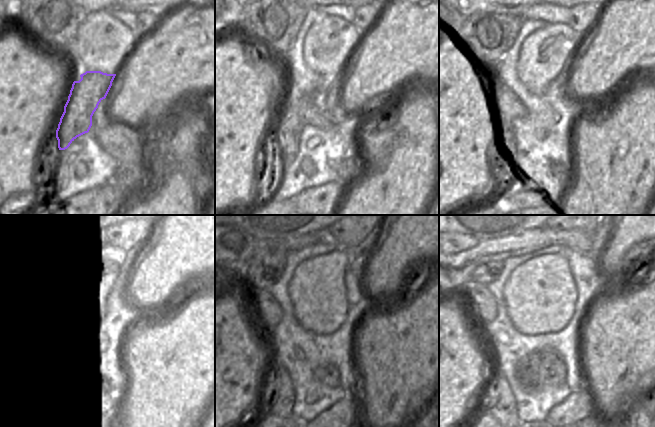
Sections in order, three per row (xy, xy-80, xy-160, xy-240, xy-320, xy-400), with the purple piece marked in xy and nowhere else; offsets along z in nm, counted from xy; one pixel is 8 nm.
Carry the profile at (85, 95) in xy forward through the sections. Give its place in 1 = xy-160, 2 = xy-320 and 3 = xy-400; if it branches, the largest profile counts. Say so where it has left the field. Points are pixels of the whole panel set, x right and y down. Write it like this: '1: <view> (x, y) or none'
1: xy-160 (508, 129)
2: xy-320 (282, 407)
3: xy-400 (504, 411)

